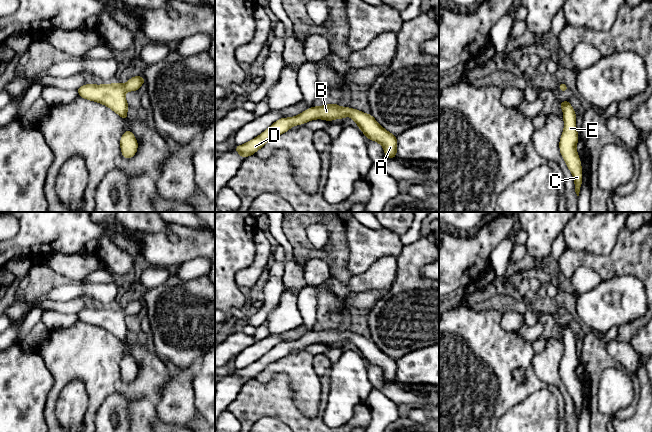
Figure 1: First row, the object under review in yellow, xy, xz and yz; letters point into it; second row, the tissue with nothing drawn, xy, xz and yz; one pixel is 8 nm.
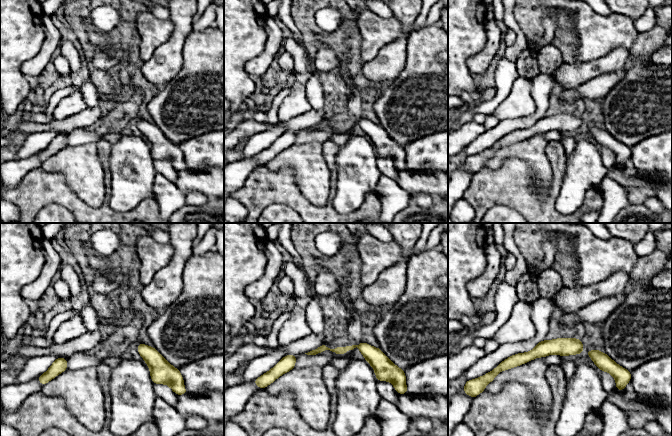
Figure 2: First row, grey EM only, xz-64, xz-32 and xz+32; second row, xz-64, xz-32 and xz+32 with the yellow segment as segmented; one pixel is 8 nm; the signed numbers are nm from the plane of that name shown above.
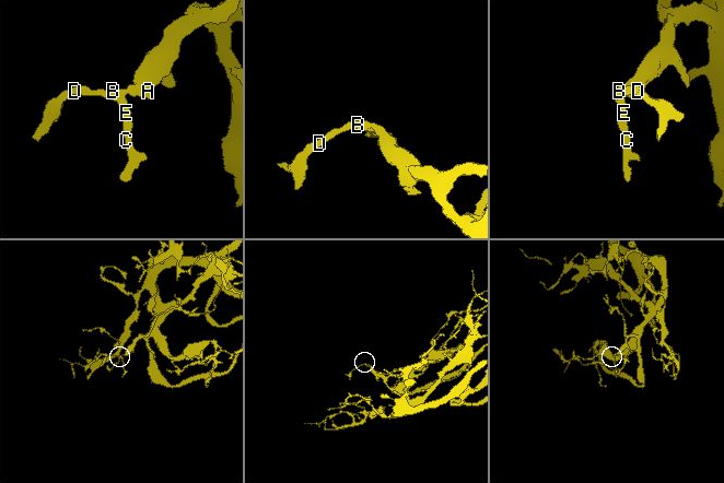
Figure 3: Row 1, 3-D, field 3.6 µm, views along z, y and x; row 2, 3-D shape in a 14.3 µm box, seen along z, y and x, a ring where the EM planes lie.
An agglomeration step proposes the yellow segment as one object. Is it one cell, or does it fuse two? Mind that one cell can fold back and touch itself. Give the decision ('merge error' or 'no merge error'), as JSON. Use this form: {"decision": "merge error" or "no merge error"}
{"decision": "no merge error"}

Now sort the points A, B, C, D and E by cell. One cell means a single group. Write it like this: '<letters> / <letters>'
A B C D E

